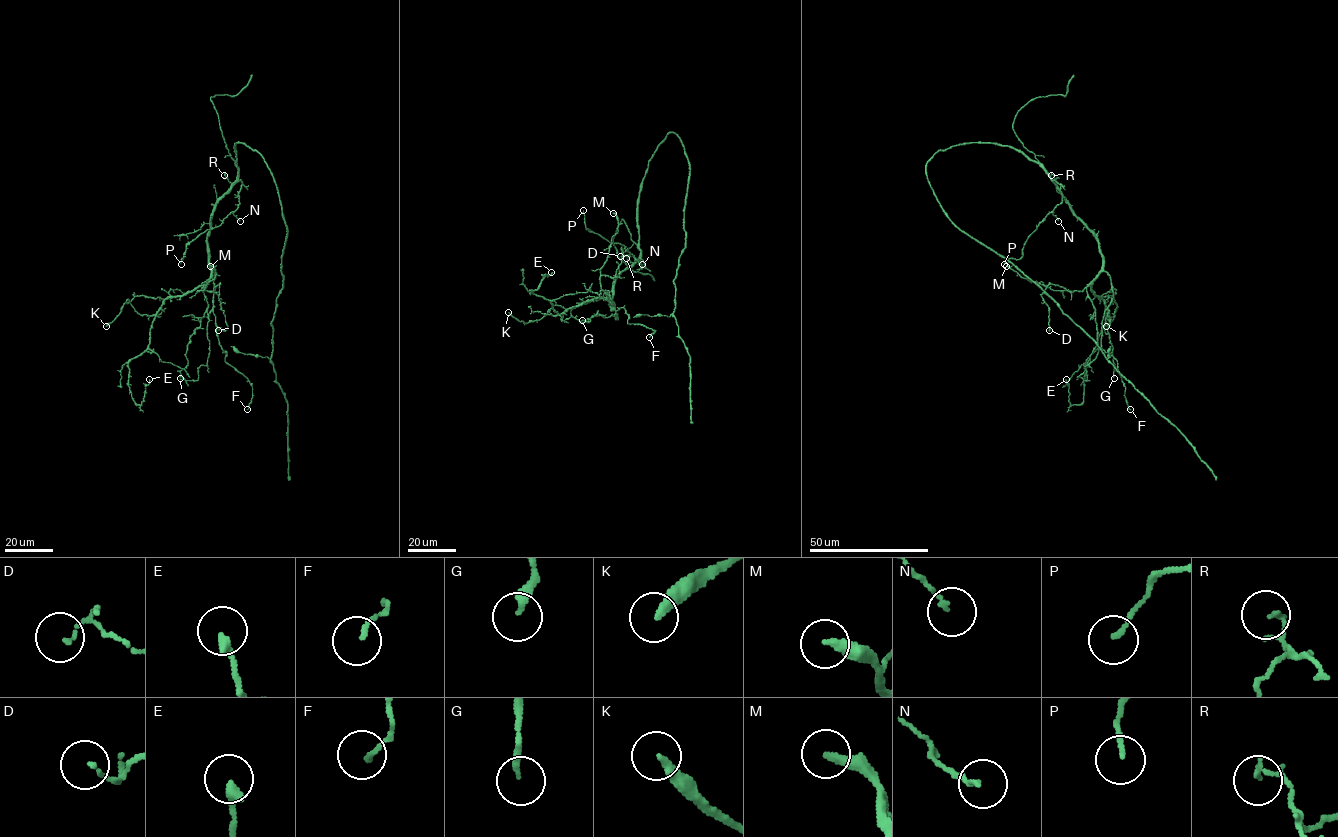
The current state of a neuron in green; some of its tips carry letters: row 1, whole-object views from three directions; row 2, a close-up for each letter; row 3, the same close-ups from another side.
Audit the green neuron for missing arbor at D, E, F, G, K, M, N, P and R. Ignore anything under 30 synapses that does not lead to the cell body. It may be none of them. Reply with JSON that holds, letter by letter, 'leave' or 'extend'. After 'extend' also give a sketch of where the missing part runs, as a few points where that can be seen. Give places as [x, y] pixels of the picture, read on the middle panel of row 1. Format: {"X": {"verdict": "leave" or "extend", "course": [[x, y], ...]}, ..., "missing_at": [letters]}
{"D": {"verdict": "leave"}, "E": {"verdict": "leave"}, "F": {"verdict": "leave"}, "G": {"verdict": "leave"}, "K": {"verdict": "leave"}, "M": {"verdict": "leave"}, "N": {"verdict": "leave"}, "P": {"verdict": "leave"}, "R": {"verdict": "leave"}, "missing_at": []}

